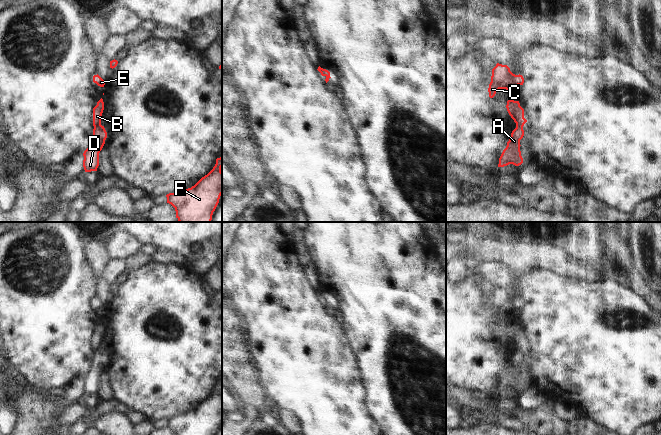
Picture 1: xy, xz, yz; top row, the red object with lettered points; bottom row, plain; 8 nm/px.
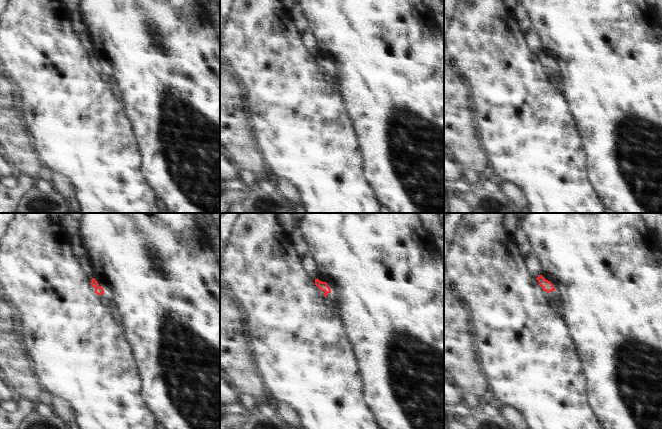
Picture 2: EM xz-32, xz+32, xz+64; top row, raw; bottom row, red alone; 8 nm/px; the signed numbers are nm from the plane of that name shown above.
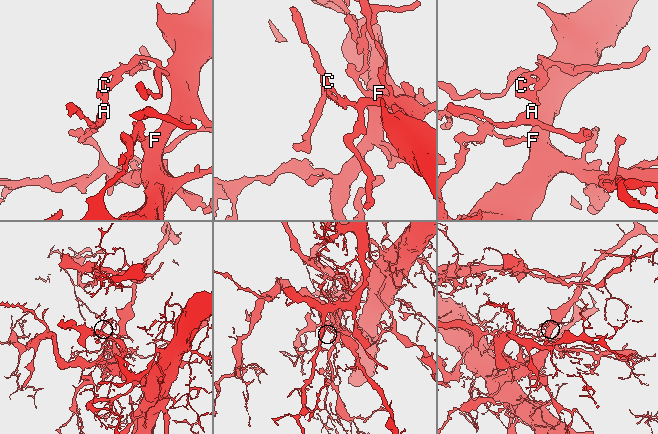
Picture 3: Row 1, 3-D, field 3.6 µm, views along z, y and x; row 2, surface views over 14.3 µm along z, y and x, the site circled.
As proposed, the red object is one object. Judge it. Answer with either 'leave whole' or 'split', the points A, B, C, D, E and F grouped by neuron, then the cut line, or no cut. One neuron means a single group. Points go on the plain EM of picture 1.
split; A D / B C E F; cut in xy along (100, 348), (94, 351)

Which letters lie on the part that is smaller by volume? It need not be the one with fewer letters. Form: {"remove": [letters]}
{"remove": ["A", "D"]}

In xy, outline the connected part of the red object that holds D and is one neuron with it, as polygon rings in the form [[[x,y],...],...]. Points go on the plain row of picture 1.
[[[99,349],[94,351],[91,368],[83,377],[83,391],[85,396],[97,395],[99,390],[99,377],[105,368],[106,362],[107,356],[104,350]]]

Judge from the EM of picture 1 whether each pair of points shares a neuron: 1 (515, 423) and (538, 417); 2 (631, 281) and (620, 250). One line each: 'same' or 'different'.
1: different
2: same

